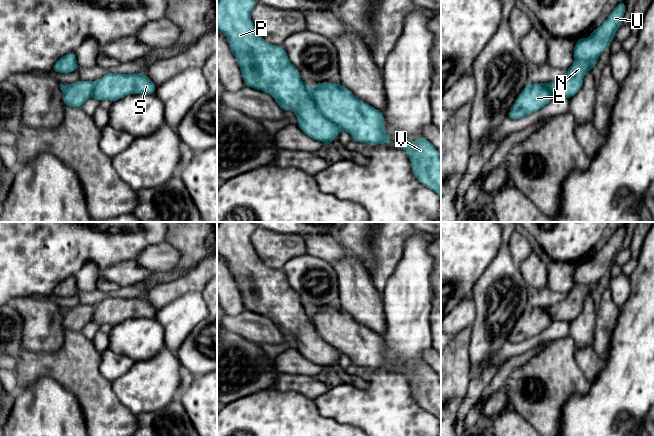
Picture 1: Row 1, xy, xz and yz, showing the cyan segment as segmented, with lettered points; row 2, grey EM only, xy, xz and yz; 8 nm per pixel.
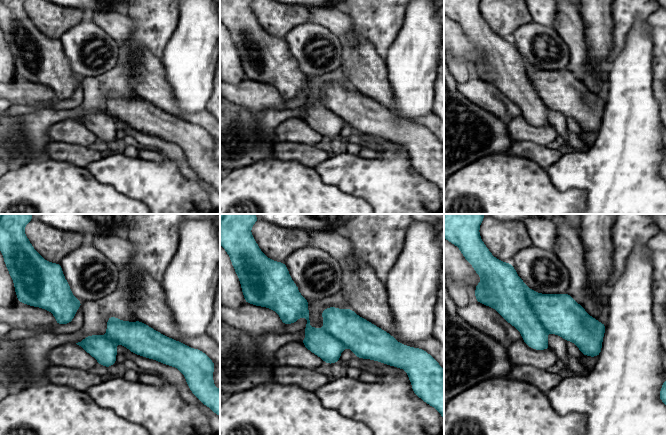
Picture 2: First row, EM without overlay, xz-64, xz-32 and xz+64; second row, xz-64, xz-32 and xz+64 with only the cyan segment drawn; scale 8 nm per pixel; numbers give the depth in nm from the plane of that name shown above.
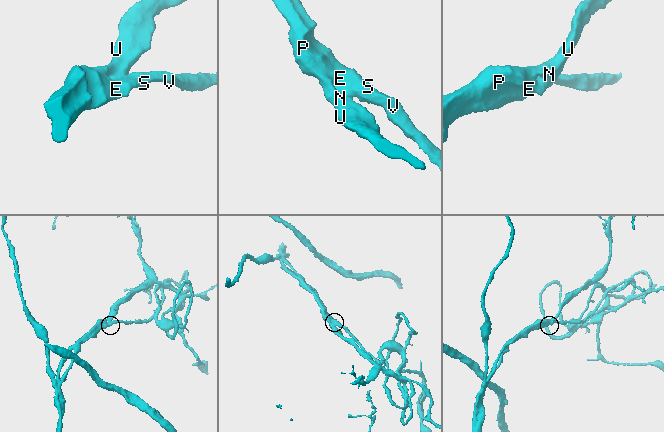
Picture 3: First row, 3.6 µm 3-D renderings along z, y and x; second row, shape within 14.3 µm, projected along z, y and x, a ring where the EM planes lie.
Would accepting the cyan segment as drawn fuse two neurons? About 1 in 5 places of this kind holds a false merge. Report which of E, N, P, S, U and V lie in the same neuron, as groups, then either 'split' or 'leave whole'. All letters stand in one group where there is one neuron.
E N P S U V | leave whole

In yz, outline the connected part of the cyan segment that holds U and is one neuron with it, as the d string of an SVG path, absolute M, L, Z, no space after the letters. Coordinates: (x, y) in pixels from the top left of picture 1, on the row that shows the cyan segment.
M620 2L604 23L592 29L588 38L577 39L573 49L574 63L560 78L544 83L527 84L513 103L508 118L521 119L546 106L553 97L572 98L581 88L585 73L592 71L601 53L611 45L615 33L623 24L626 2Z

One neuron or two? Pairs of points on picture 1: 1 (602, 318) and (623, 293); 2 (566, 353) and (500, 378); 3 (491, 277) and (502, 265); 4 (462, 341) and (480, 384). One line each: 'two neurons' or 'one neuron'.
1: two neurons
2: two neurons
3: one neuron
4: two neurons

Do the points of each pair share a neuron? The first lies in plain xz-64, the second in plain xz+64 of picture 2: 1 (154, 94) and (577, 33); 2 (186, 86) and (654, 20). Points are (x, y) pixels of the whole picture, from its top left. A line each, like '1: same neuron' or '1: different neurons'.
1: same neuron
2: different neurons

